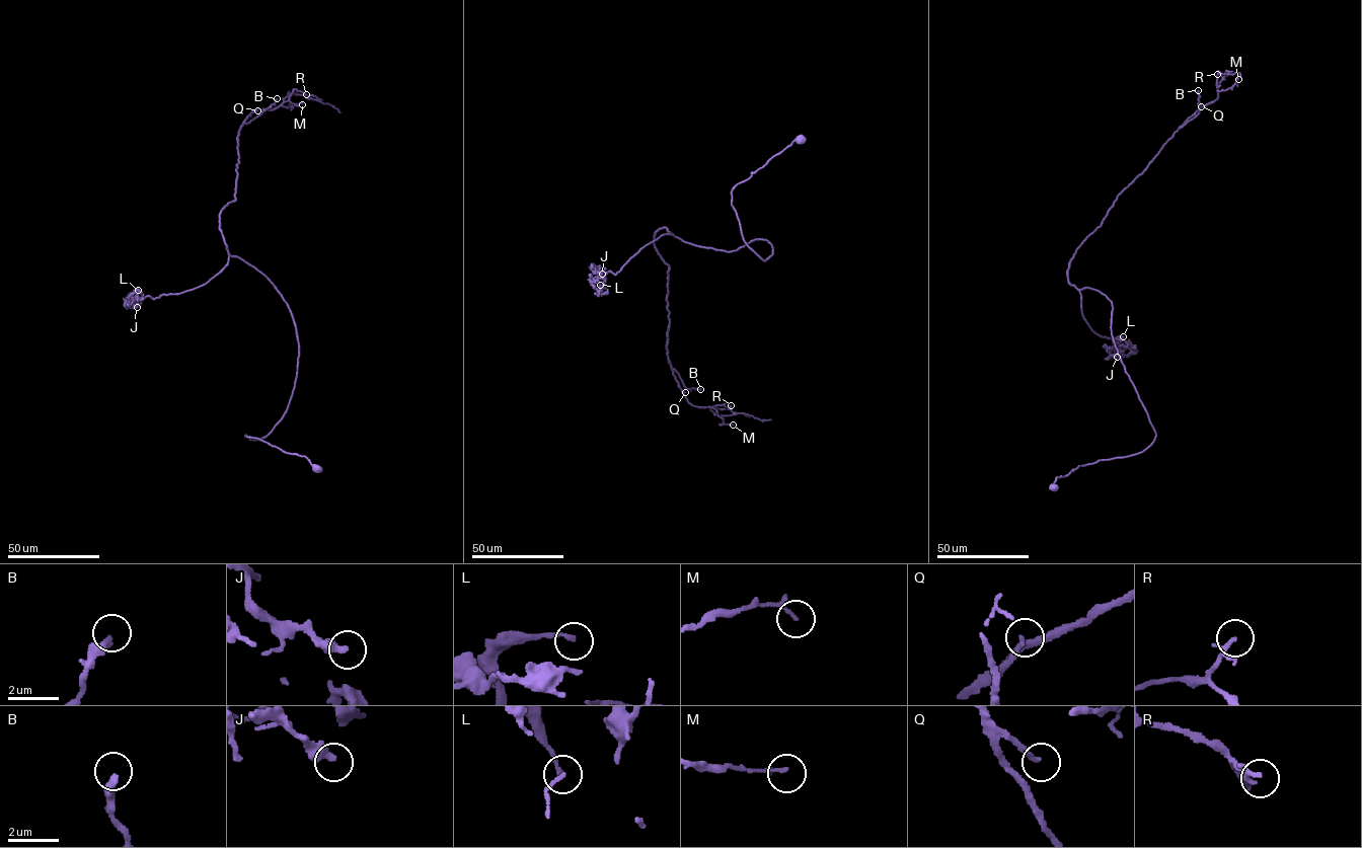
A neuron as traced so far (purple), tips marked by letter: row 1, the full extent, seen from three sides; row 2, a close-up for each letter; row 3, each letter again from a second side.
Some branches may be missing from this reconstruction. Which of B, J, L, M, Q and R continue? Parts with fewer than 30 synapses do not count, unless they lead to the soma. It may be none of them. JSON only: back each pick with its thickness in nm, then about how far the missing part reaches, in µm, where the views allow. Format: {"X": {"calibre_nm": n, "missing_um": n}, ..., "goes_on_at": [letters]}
{"B": {"calibre_nm": 320, "missing_um": 30}, "Q": {"calibre_nm": 190, "missing_um": 70}, "goes_on_at": ["B", "Q"]}

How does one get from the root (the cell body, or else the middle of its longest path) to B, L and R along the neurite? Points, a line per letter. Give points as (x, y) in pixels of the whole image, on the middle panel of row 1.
B: (799, 138), (731, 191), (764, 261), (765, 239), (727, 252), (655, 234), (667, 359), (700, 389)
L: (799, 138), (731, 191), (743, 240), (764, 261), (765, 239), (727, 252), (668, 233), (601, 272), (600, 285)
R: (799, 138), (731, 191), (764, 261), (765, 239), (727, 252), (654, 236), (673, 373), (693, 405), (731, 405)

